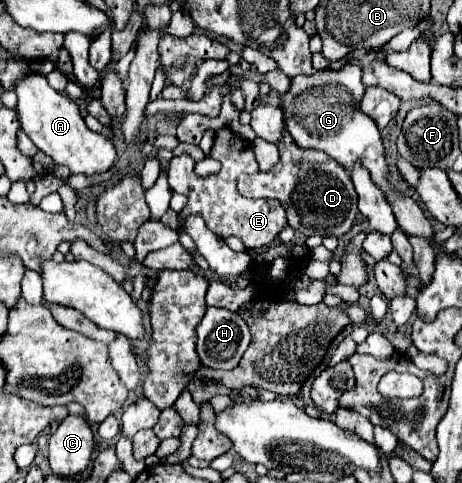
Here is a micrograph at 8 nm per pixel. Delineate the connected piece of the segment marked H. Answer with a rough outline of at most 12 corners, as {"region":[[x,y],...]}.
{"region":[[207,307],[195,333],[201,365],[237,367],[251,341],[245,319]]}

